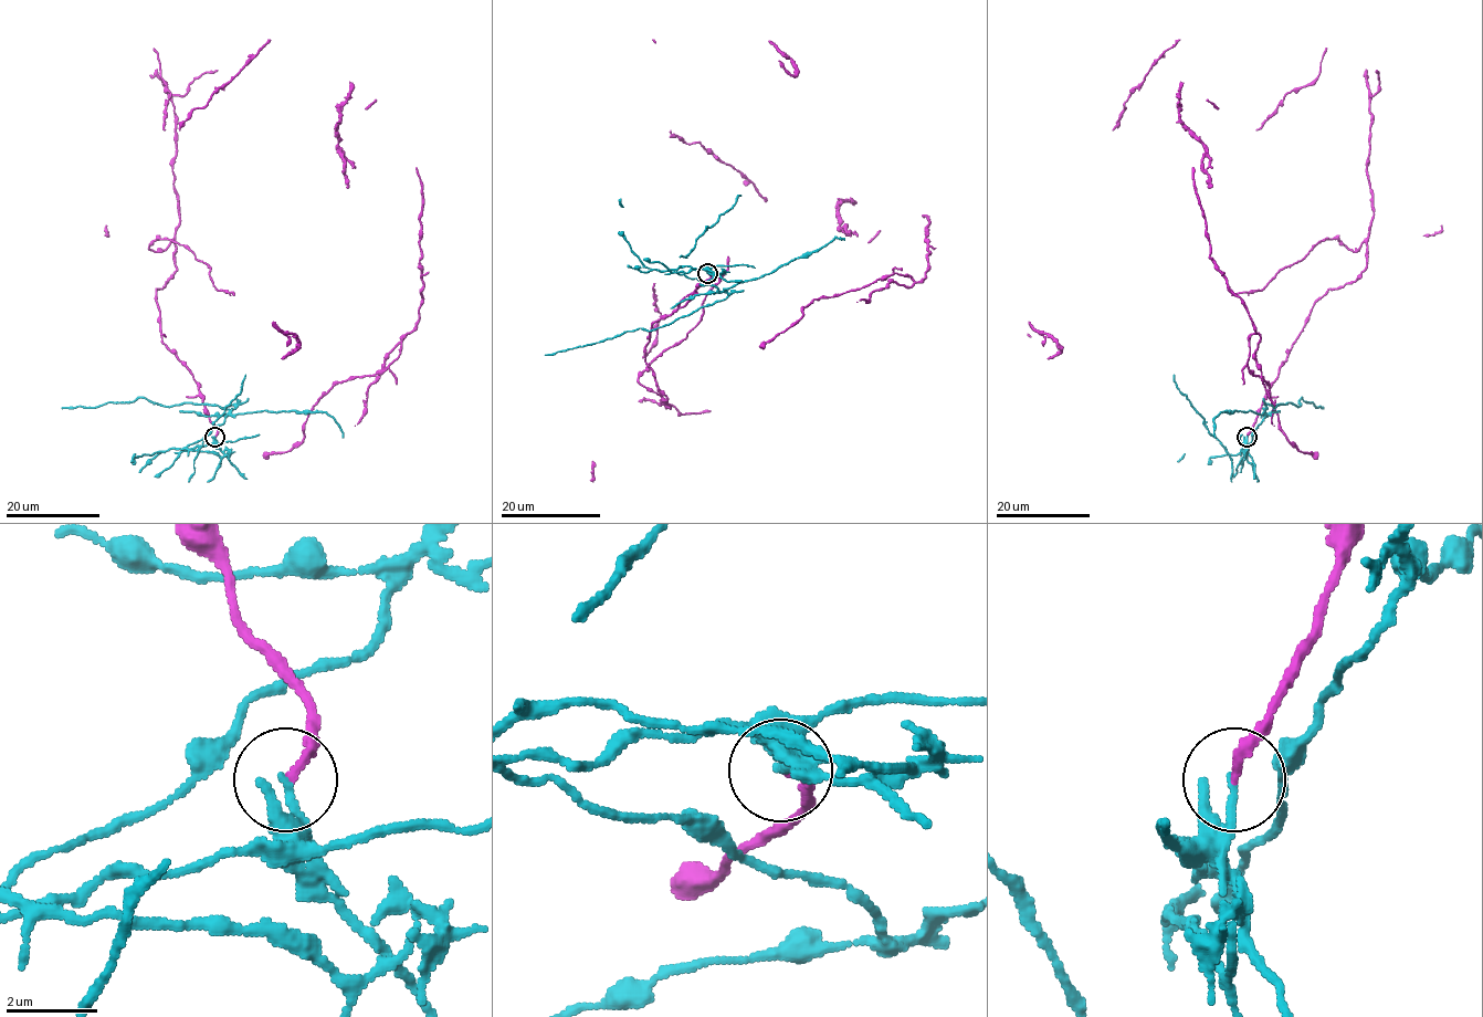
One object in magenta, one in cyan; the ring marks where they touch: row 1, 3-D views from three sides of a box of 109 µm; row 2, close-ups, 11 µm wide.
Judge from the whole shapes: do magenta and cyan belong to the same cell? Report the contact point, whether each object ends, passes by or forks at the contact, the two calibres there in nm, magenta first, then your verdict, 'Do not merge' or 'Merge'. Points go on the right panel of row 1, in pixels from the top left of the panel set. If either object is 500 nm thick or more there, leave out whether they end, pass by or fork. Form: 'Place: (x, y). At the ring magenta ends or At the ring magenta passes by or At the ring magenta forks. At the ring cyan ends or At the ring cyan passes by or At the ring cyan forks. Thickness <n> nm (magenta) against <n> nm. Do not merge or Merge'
Place: (1247, 437). At the ring magenta ends. At the ring cyan ends. Thickness 170 nm (magenta) against 170 nm. Do not merge

